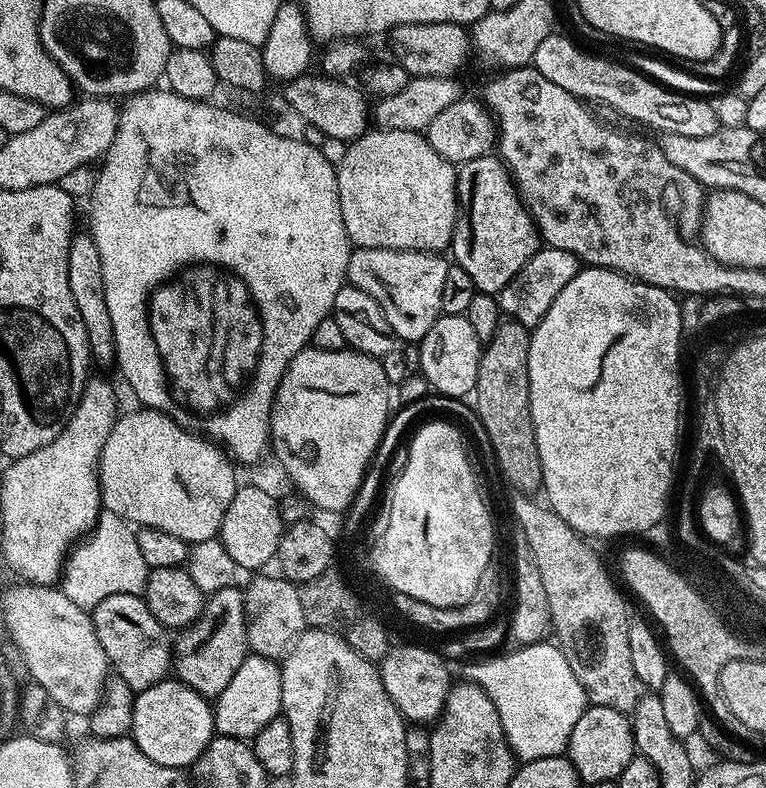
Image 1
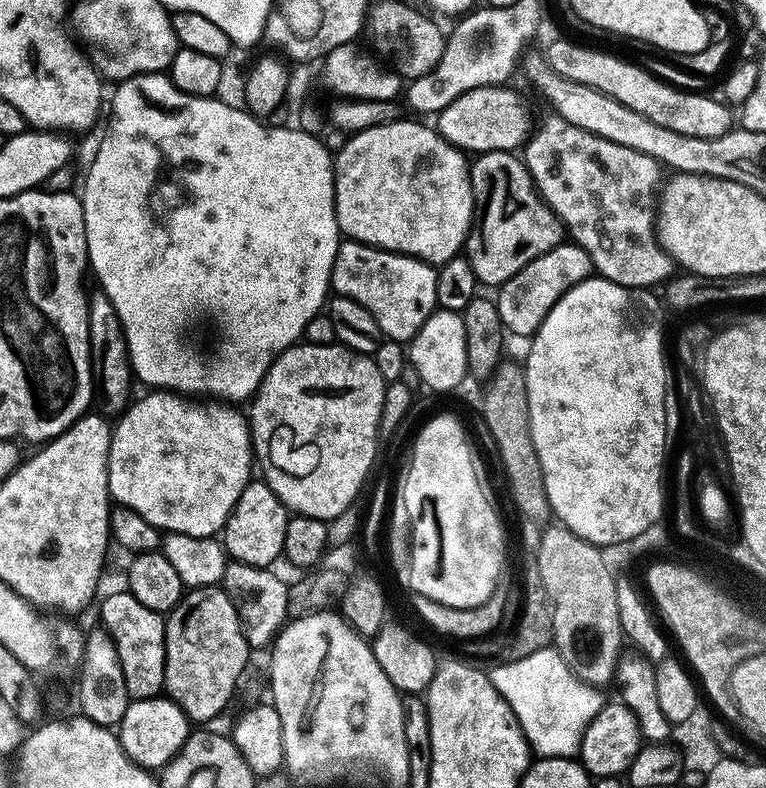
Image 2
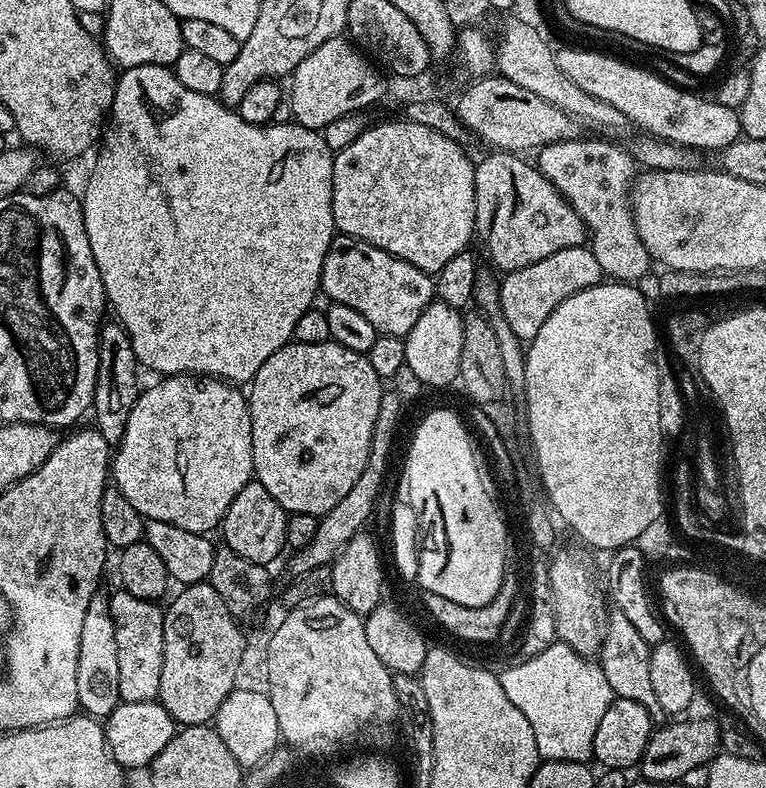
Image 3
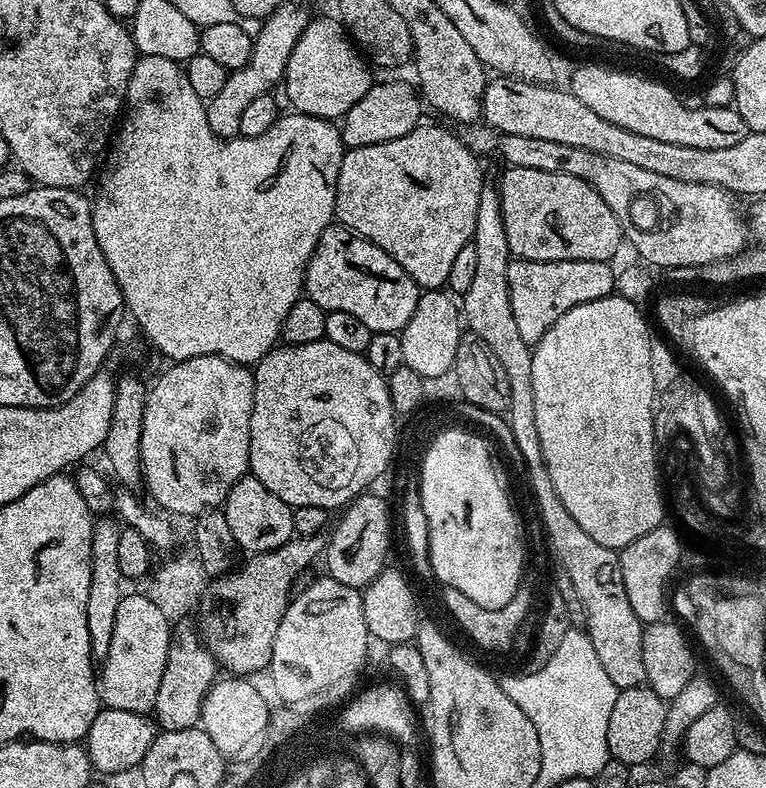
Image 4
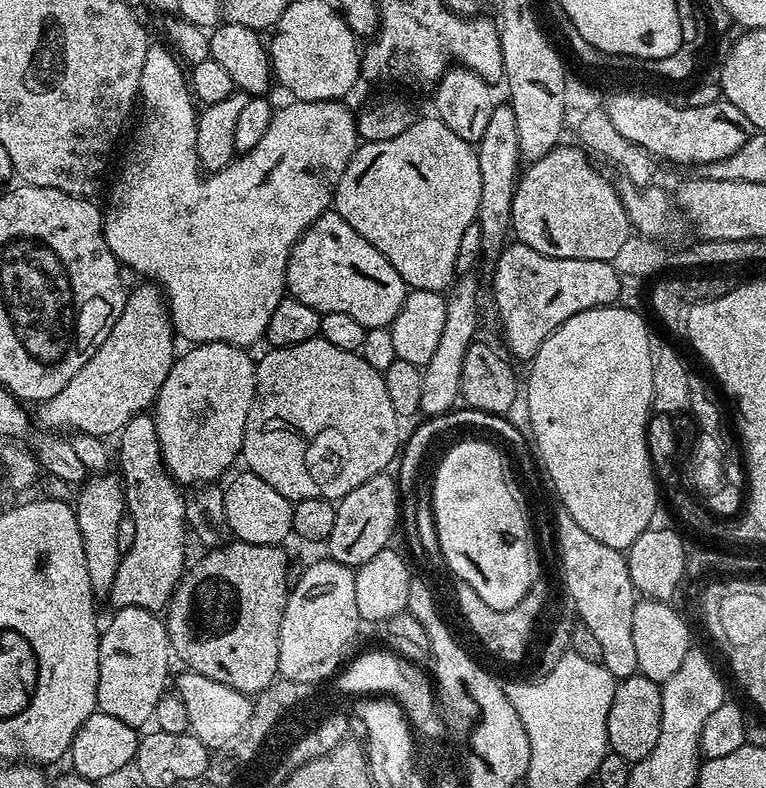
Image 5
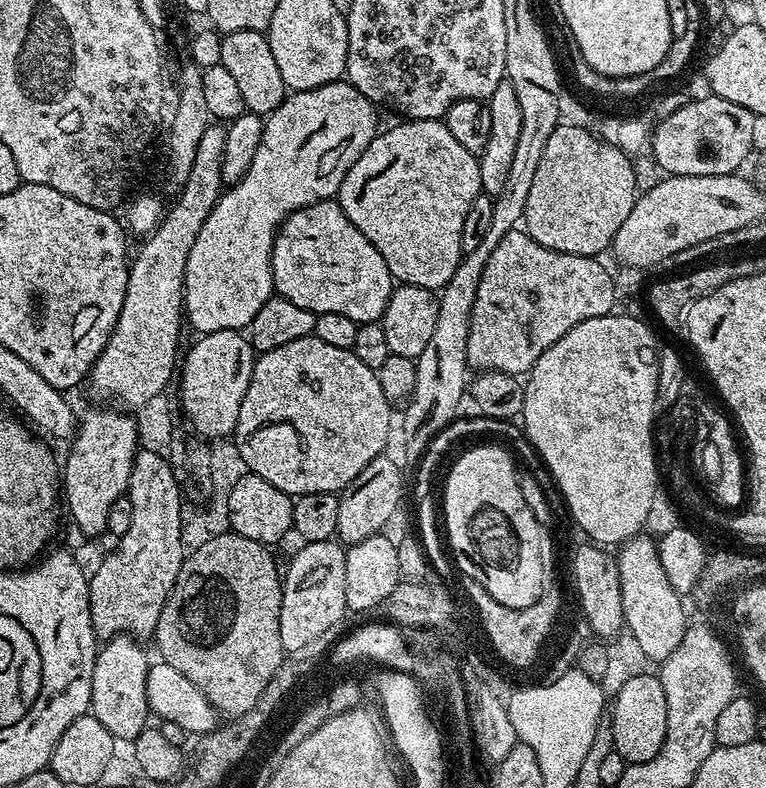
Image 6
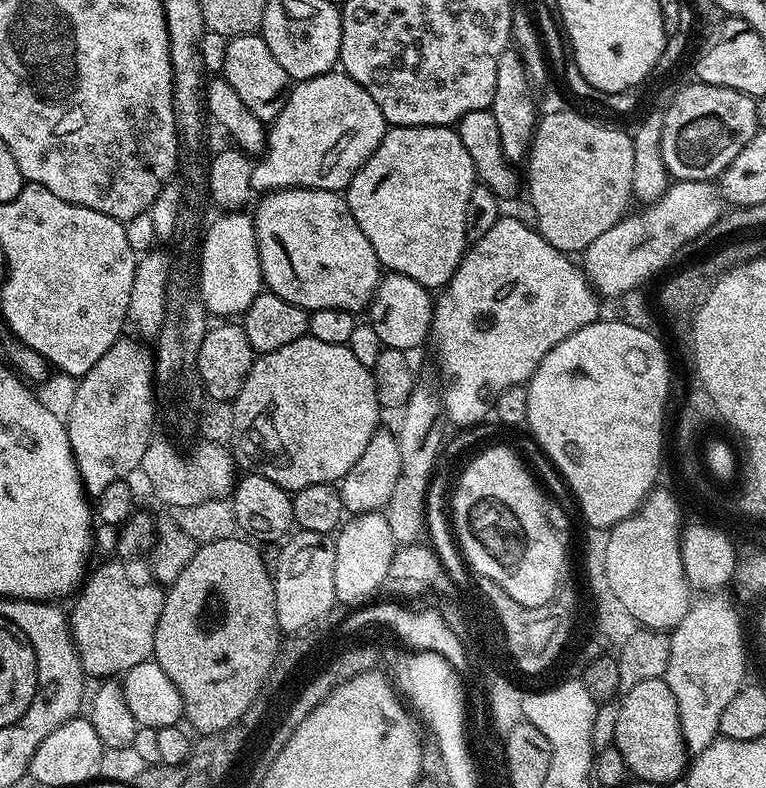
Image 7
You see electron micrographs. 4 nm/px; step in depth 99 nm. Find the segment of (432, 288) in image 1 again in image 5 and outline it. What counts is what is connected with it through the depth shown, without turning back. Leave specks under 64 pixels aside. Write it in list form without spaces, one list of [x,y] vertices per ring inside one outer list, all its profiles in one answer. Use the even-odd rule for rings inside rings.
[[[335,210],[323,212],[307,230],[296,240],[292,253],[288,256],[288,269],[286,270],[286,292],[291,299],[306,302],[316,312],[321,314],[333,312],[334,314],[350,314],[357,322],[362,322],[365,330],[369,328],[386,328],[391,326],[394,318],[402,310],[402,302],[409,294],[409,287],[404,283],[402,274],[382,258],[346,218],[342,218]]]

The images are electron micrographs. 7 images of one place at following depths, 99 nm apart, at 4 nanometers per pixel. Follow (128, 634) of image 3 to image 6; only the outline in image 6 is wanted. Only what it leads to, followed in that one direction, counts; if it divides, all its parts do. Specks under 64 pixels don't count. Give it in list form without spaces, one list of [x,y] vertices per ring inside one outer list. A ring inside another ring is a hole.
[[[113,636],[99,645],[94,662],[94,678],[92,679],[92,707],[90,715],[98,718],[106,730],[110,730],[113,740],[136,740],[142,730],[149,727],[150,713],[148,710],[148,670],[150,659],[139,648],[137,641],[131,636]]]

